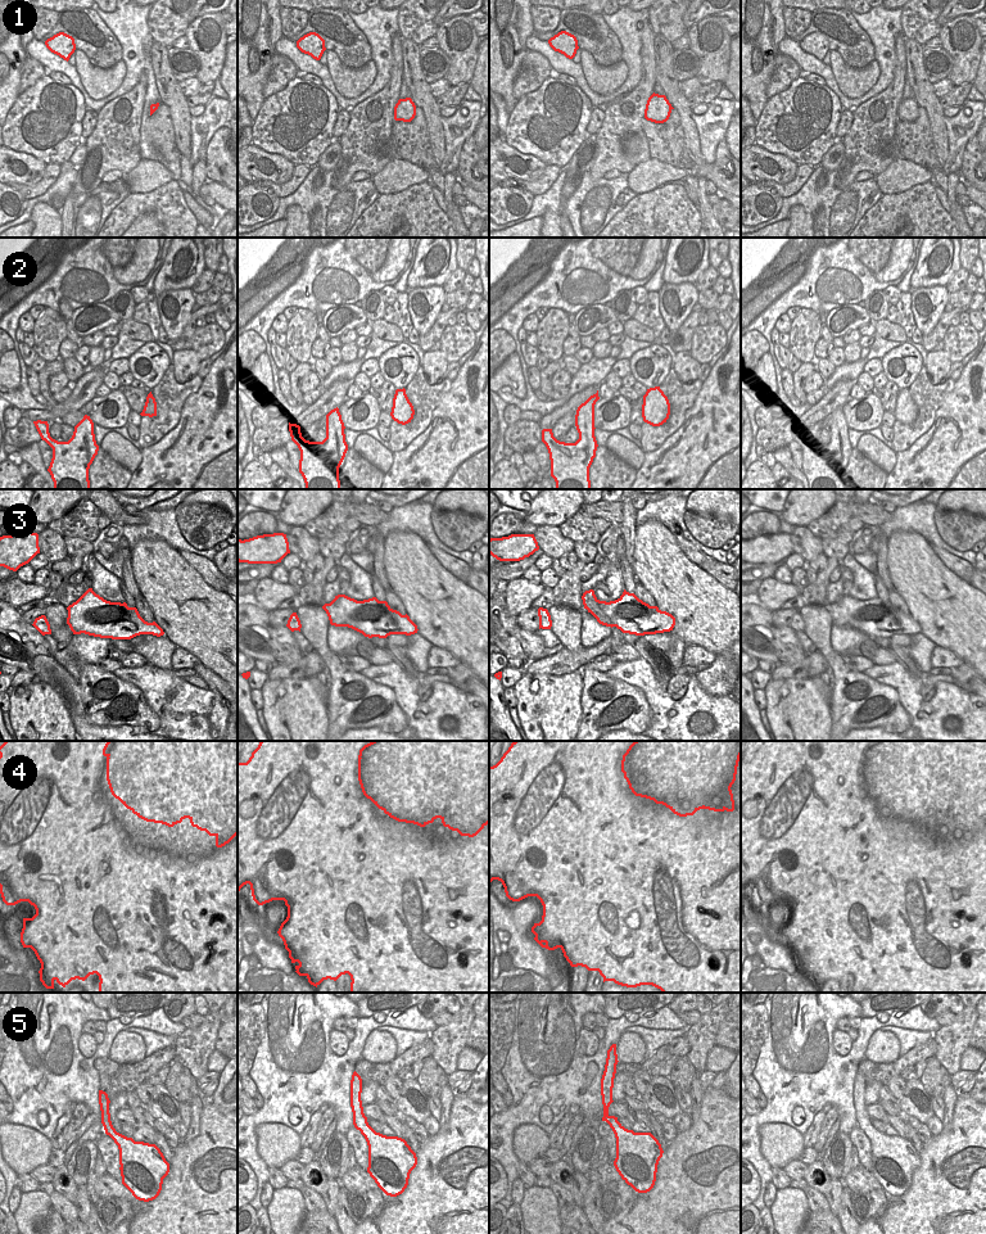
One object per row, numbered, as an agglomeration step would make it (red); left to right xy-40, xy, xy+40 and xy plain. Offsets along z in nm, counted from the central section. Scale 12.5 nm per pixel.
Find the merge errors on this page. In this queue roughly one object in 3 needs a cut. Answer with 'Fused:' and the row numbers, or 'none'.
Fused: none

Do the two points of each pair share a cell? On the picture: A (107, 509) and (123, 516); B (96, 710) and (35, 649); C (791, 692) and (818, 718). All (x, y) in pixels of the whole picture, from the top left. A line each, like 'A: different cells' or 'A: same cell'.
A: same cell
B: different cells
C: same cell

